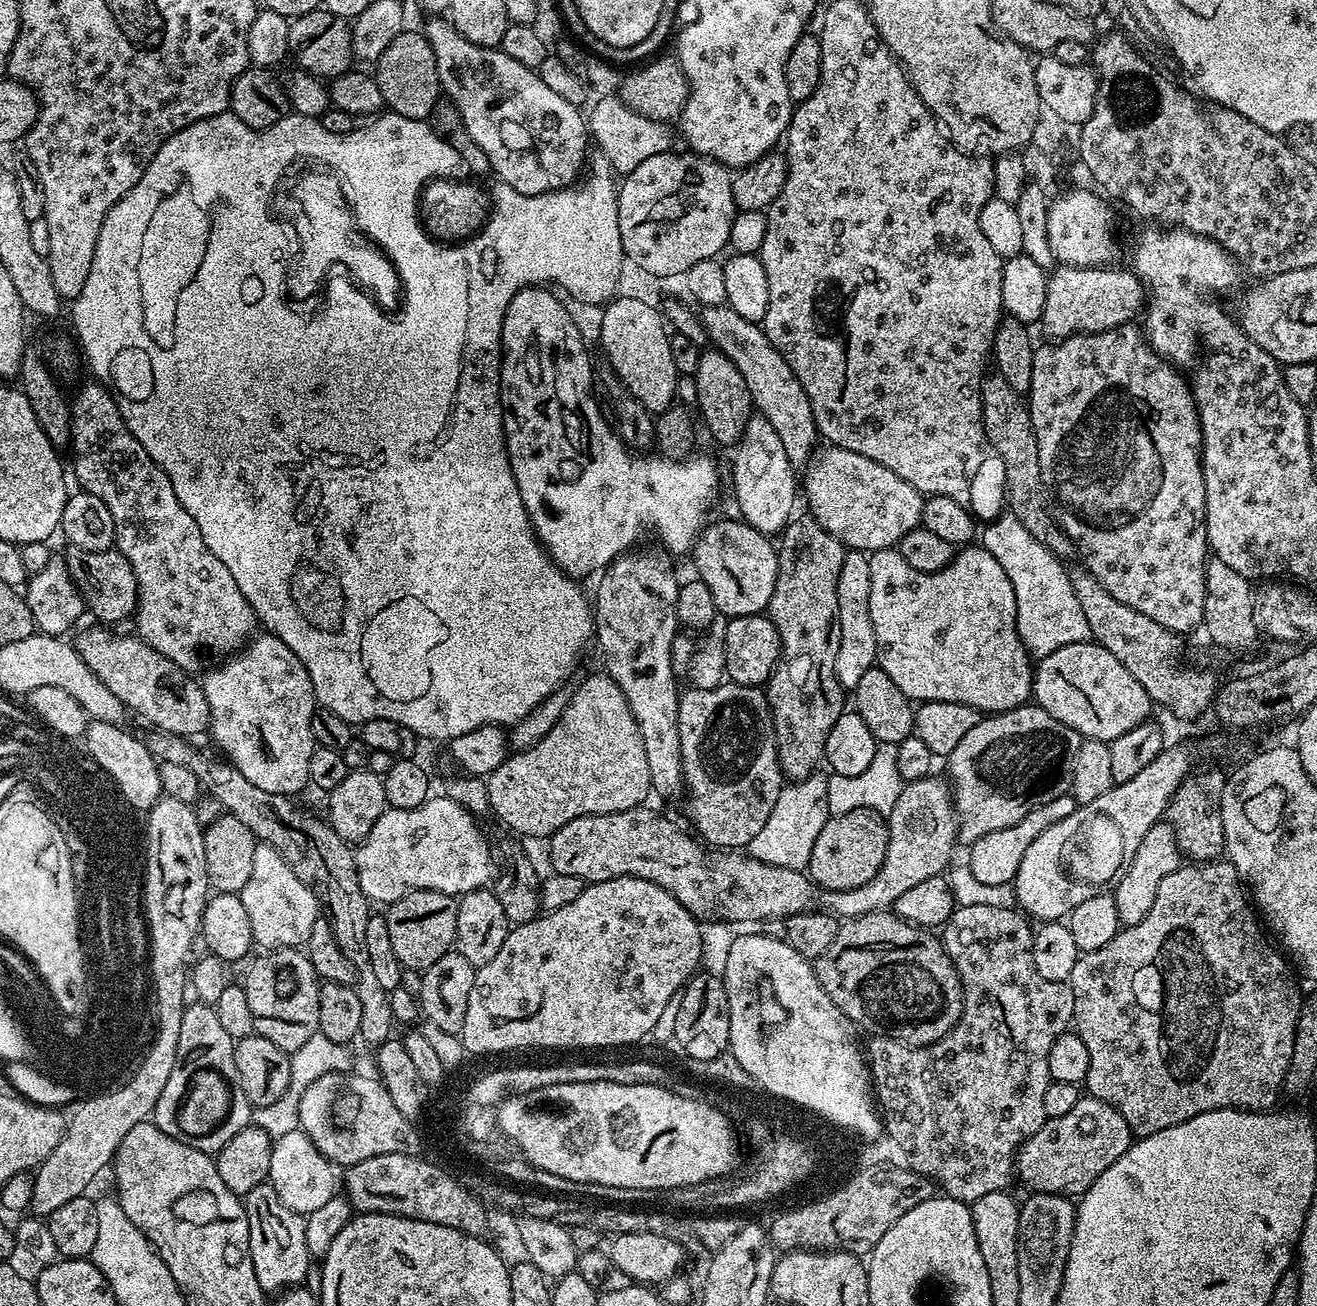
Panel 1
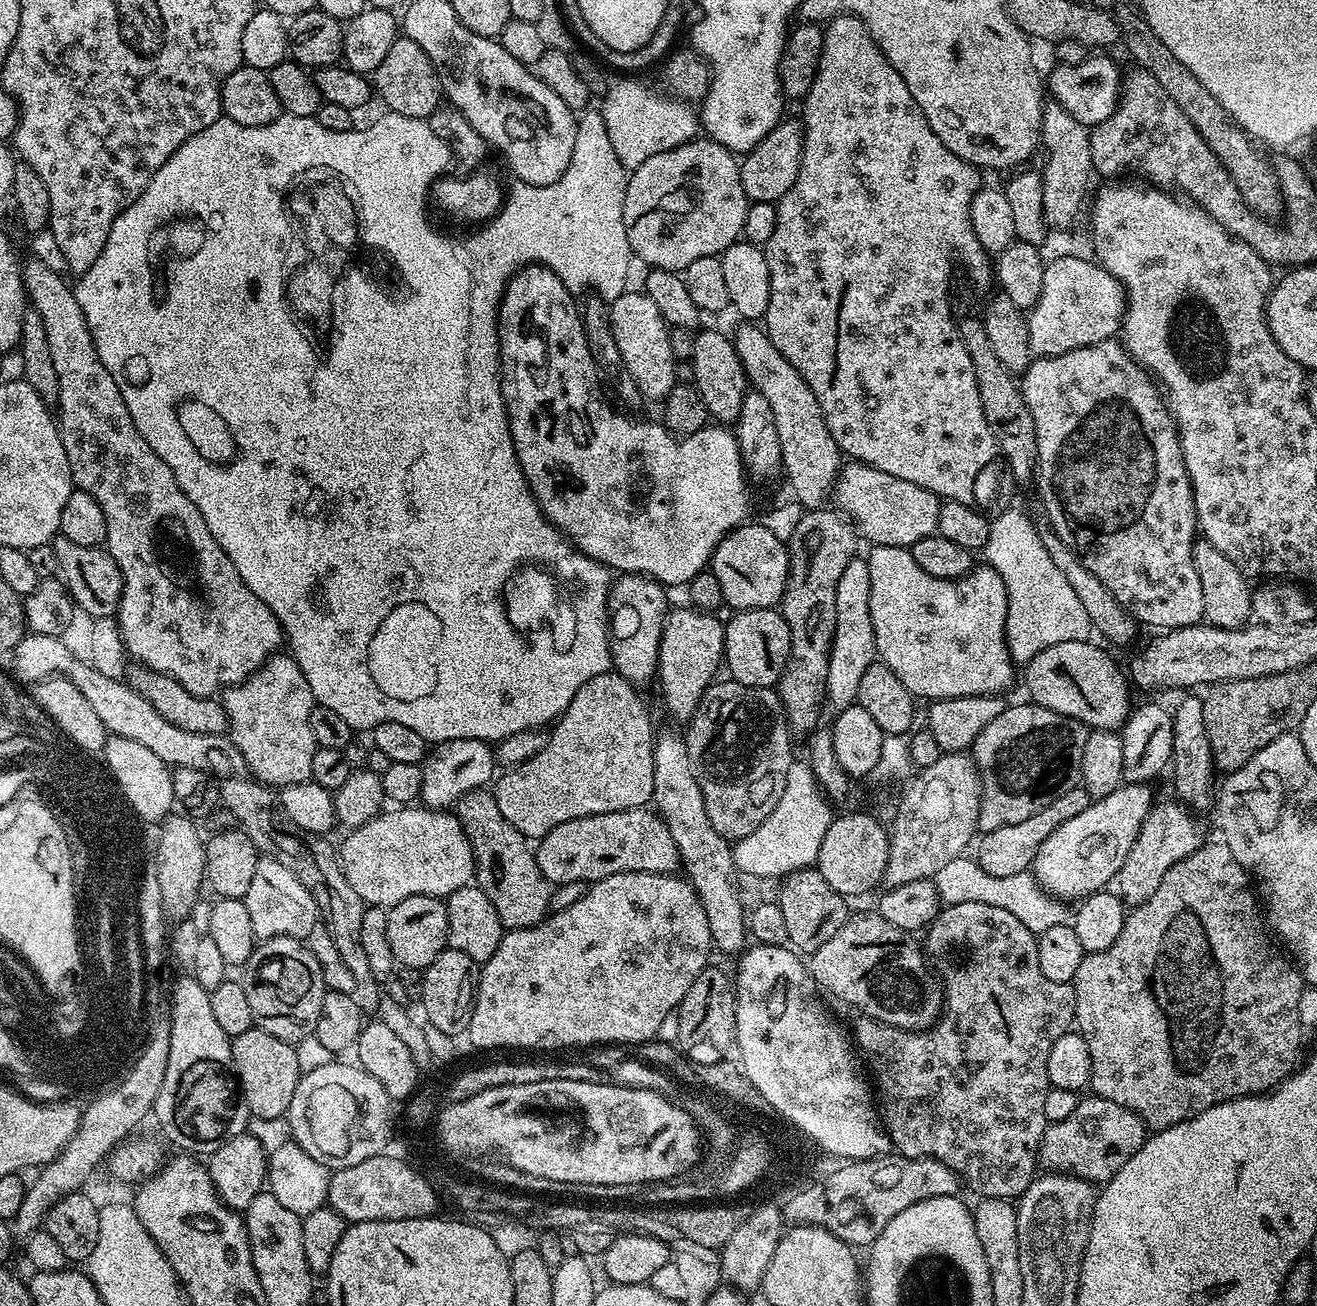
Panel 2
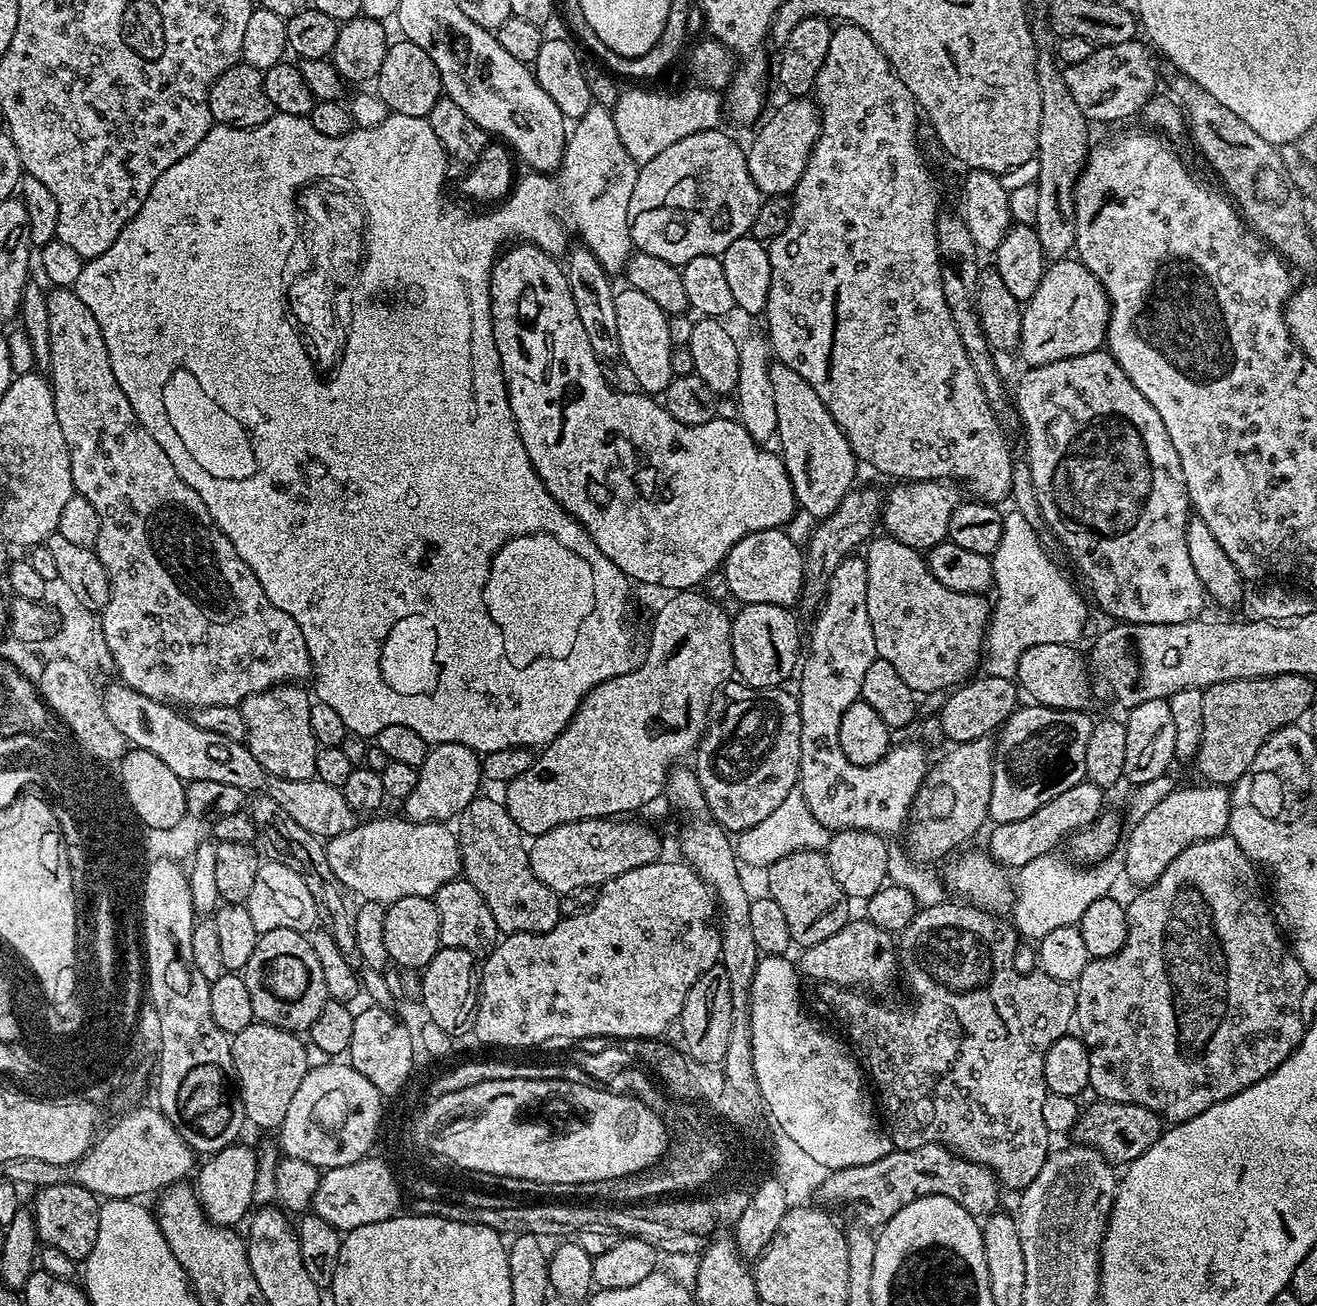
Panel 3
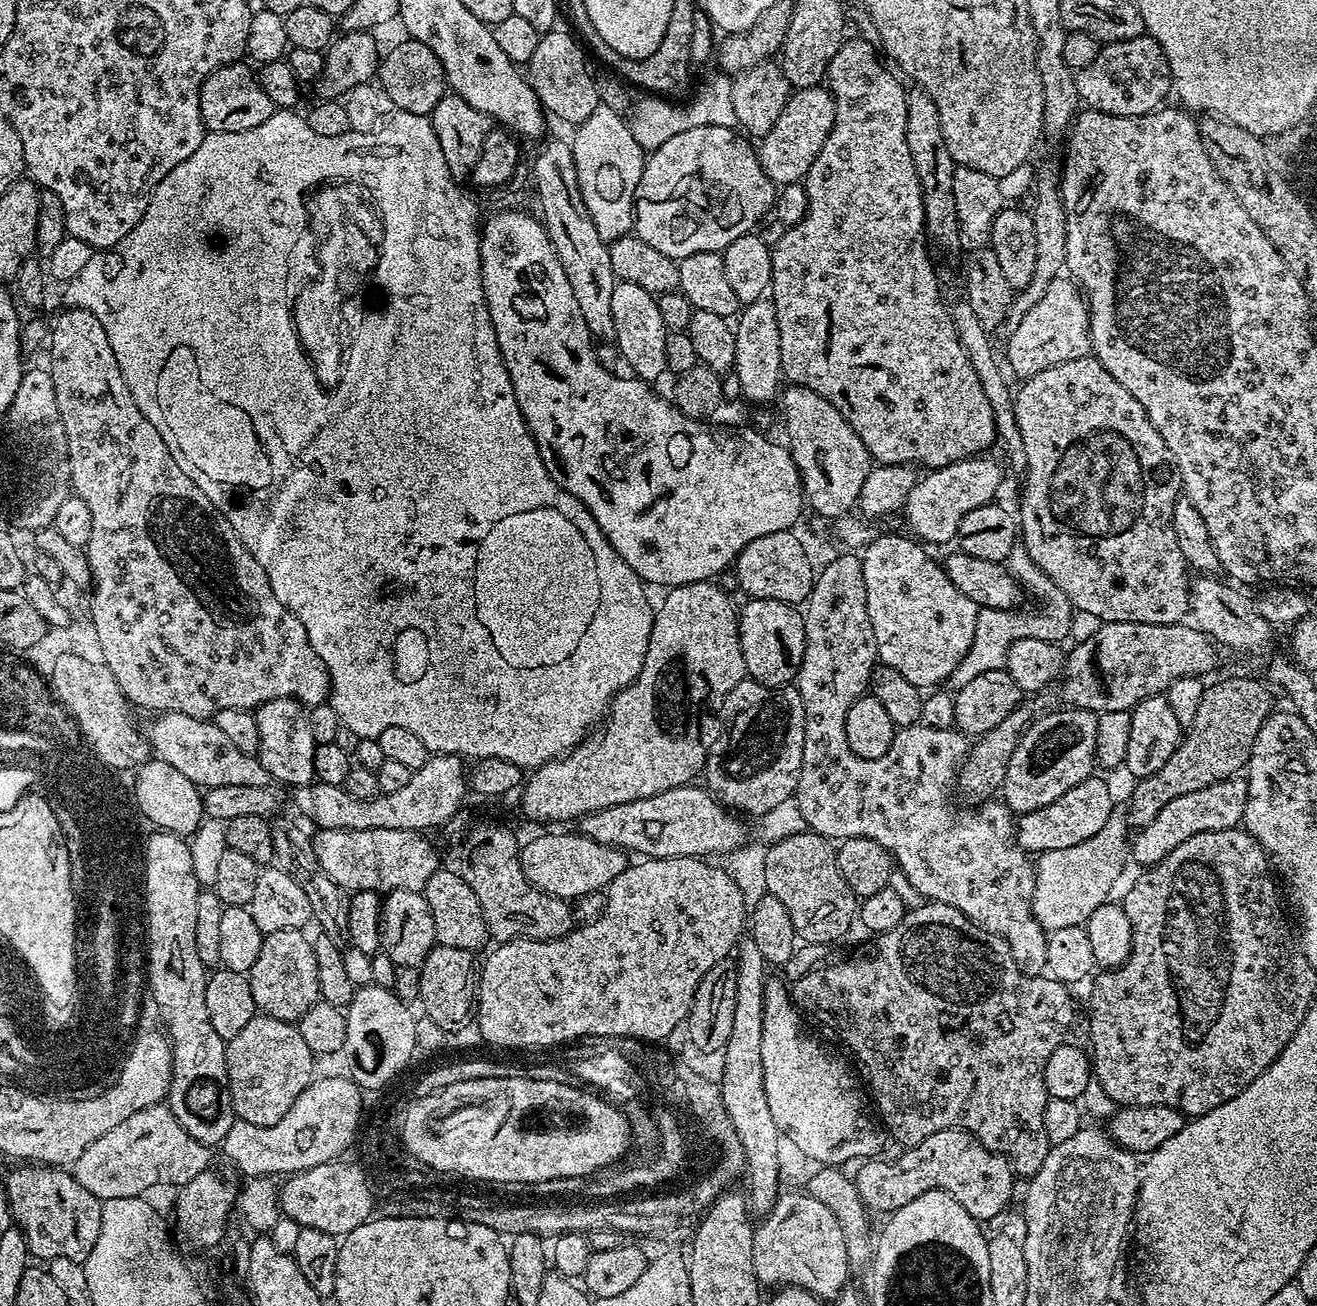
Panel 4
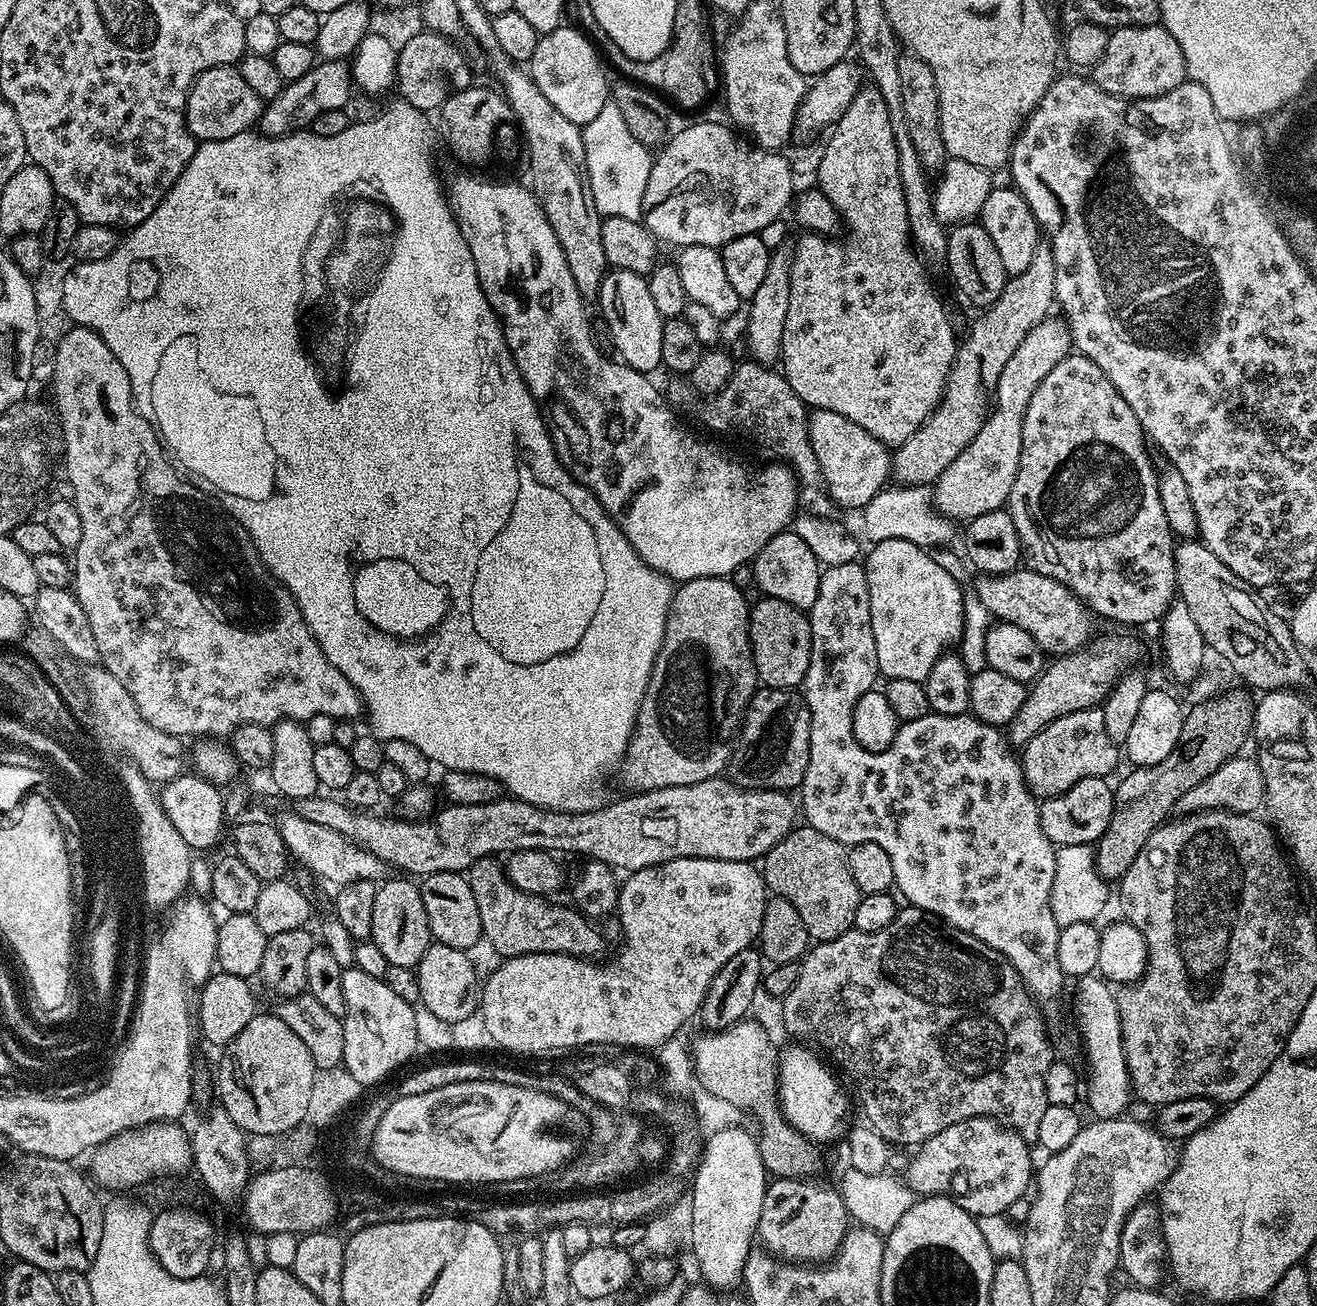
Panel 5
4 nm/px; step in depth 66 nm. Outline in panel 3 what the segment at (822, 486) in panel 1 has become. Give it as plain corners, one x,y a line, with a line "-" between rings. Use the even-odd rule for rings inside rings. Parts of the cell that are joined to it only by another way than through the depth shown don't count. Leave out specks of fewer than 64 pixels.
913,480
911,482
893,483
893,488
882,500
882,528
893,540
917,550
927,550
948,539
950,514
962,503
962,496
956,493
957,485
952,482
944,483
939,480

